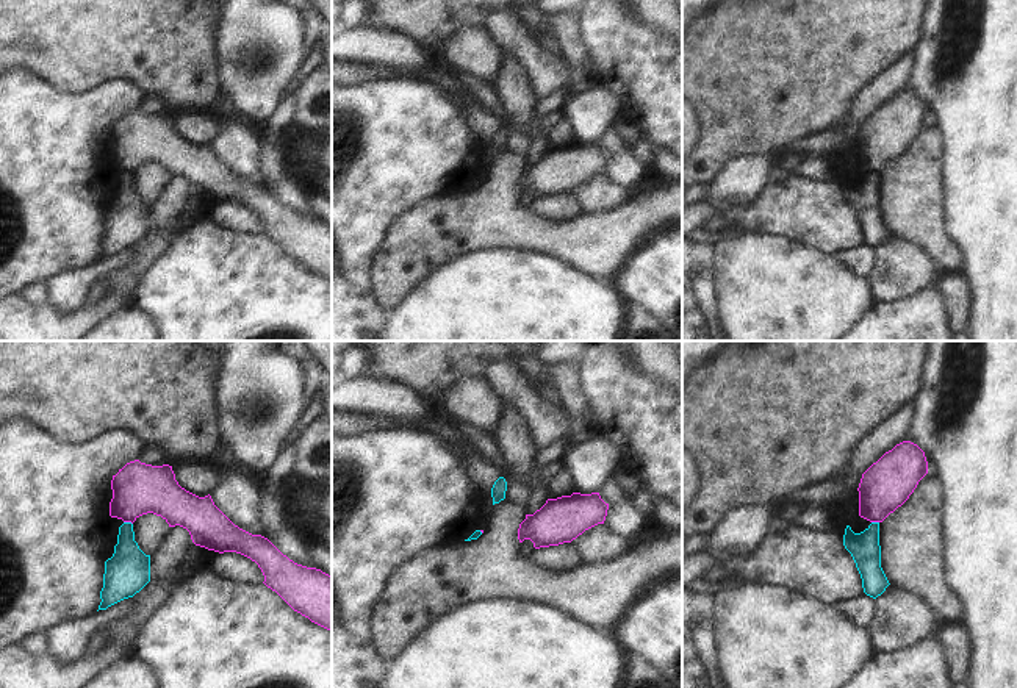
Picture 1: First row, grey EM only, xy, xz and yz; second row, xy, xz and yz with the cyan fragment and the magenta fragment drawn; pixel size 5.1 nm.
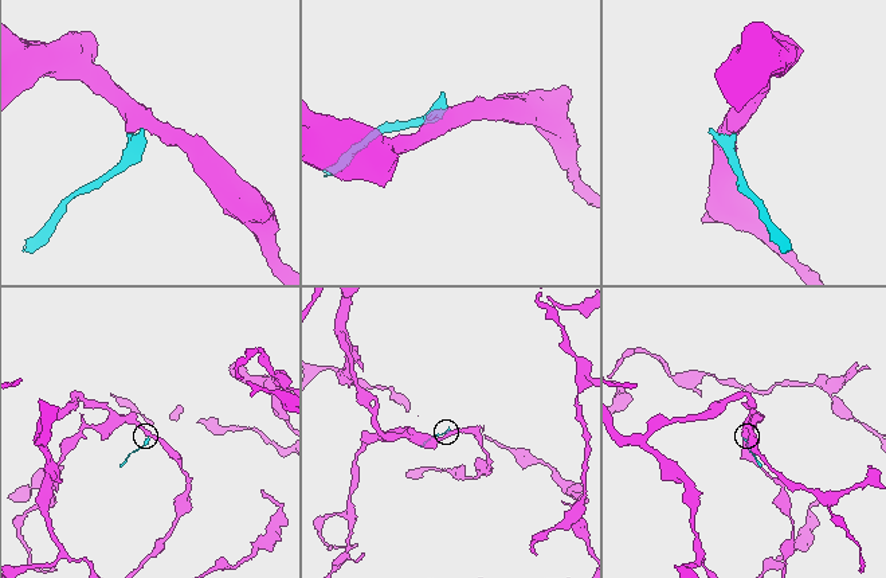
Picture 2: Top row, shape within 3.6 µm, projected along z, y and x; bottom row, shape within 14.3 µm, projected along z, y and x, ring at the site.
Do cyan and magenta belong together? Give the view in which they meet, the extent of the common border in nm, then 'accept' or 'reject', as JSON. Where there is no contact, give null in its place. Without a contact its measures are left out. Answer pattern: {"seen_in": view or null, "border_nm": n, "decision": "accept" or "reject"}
{"seen_in": "xy", "border_nm": 50, "decision": "reject"}

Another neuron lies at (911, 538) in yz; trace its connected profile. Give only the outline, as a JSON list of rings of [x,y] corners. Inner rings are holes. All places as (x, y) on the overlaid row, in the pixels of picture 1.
[[[926,474],[909,499],[879,522],[881,568],[890,585],[920,596],[936,625],[962,619],[943,571],[943,486]]]

